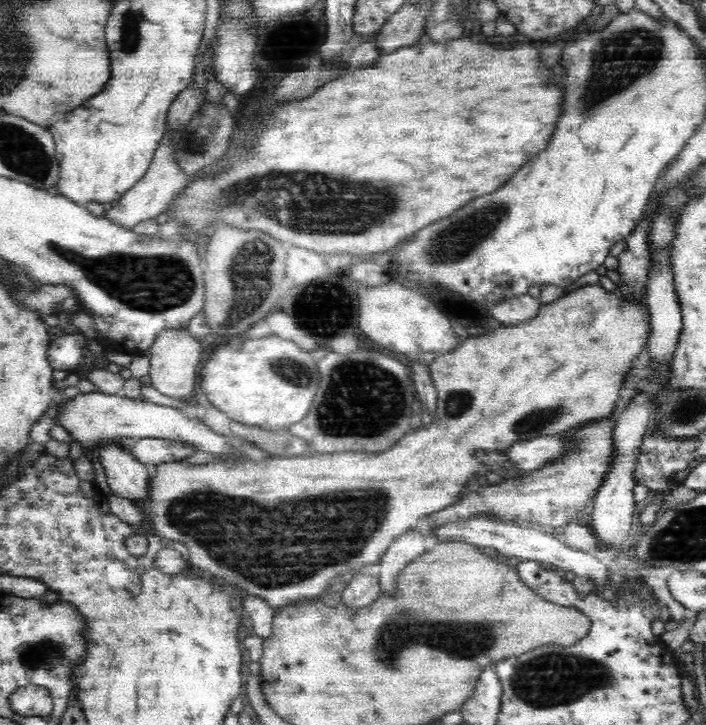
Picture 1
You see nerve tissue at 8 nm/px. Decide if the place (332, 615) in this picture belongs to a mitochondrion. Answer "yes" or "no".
no

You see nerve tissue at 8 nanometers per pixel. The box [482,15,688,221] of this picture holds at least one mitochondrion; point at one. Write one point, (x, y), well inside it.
(619, 59)

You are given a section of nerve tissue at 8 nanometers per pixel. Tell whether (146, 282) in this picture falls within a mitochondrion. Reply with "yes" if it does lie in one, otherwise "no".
yes

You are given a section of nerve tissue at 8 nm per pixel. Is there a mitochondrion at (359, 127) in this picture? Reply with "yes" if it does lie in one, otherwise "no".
no

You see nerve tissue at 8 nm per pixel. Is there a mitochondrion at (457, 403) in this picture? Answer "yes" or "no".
yes

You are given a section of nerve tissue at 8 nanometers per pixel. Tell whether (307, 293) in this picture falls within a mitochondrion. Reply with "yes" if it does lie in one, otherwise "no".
no

